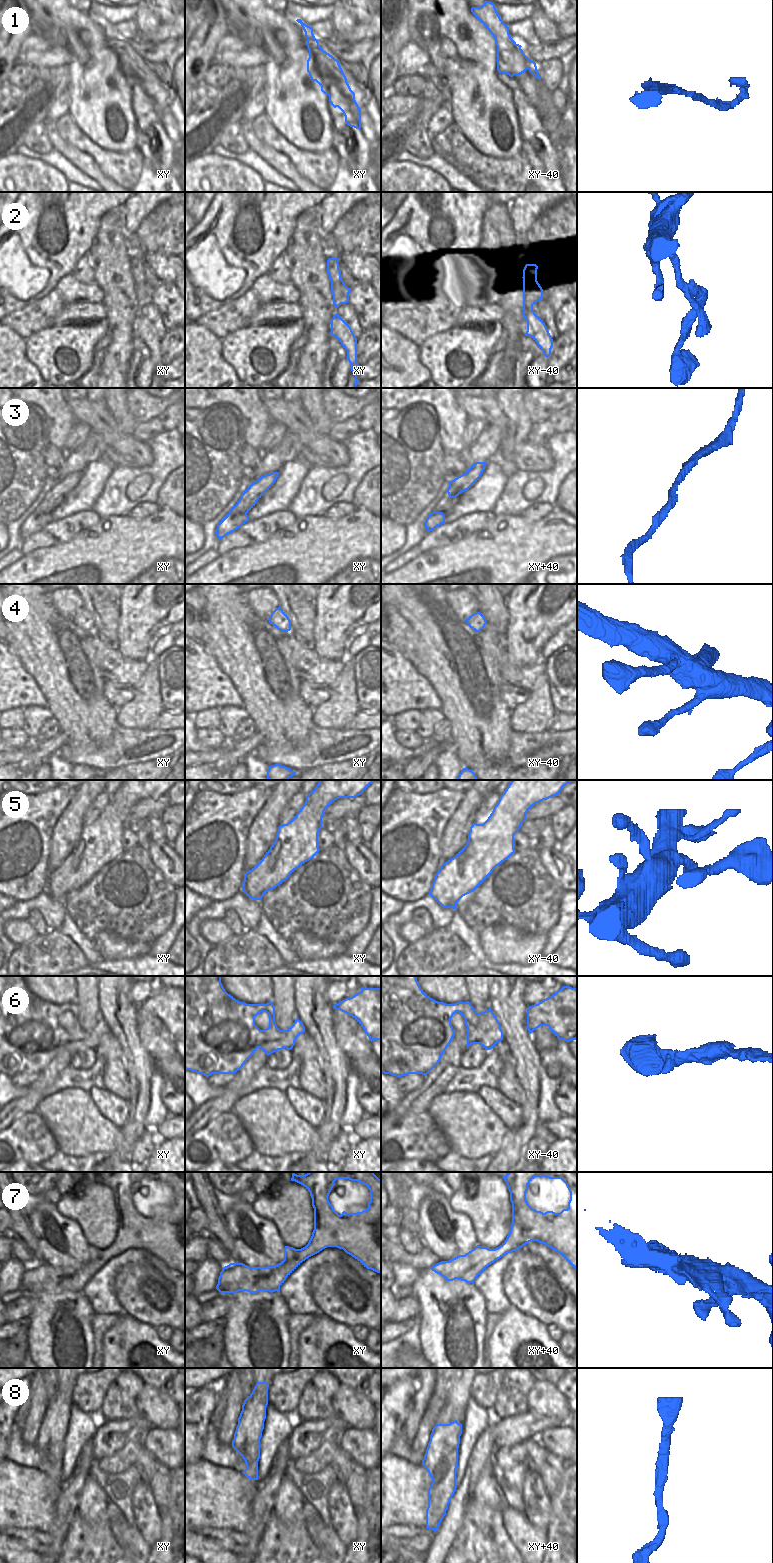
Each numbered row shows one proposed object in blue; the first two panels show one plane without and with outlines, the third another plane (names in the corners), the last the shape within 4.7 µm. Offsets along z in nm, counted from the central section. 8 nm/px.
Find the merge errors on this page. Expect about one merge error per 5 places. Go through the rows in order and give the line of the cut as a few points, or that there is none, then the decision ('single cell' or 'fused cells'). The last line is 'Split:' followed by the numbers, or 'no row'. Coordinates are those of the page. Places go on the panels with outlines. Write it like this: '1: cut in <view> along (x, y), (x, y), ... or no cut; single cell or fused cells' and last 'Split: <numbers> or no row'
1: no cut; single cell
2: cut in xy along (341, 278), (340, 304); fused cells
3: no cut; single cell
4: no cut; single cell
5: no cut; single cell
6: no cut; single cell
7: no cut; single cell
8: no cut; single cell
Split: 2

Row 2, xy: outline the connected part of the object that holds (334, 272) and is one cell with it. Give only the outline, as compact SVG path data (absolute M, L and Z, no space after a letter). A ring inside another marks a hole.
M329 258L327 260L327 273L331 281L331 293L333 295L333 303L335 308L338 308L341 304L341 270L339 269L339 258Z

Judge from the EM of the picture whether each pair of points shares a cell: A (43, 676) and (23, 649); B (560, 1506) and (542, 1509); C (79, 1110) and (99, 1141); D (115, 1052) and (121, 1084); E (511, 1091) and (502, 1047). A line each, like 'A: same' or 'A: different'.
A: same
B: different
C: same
D: same
E: same

